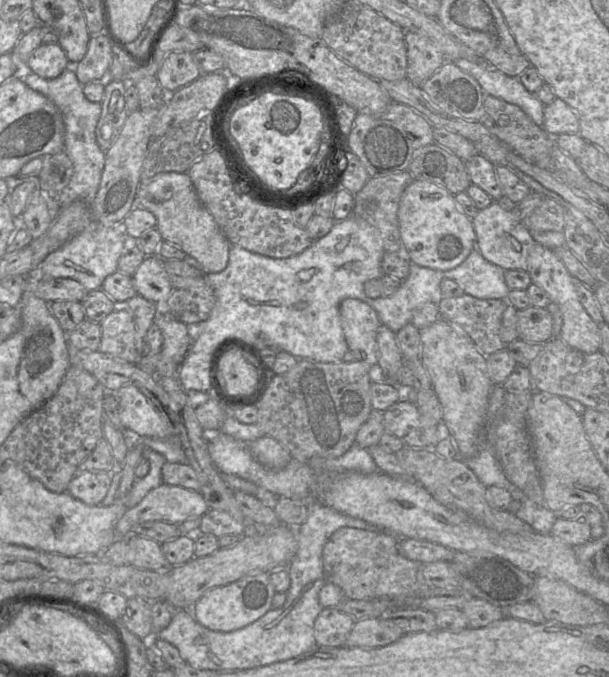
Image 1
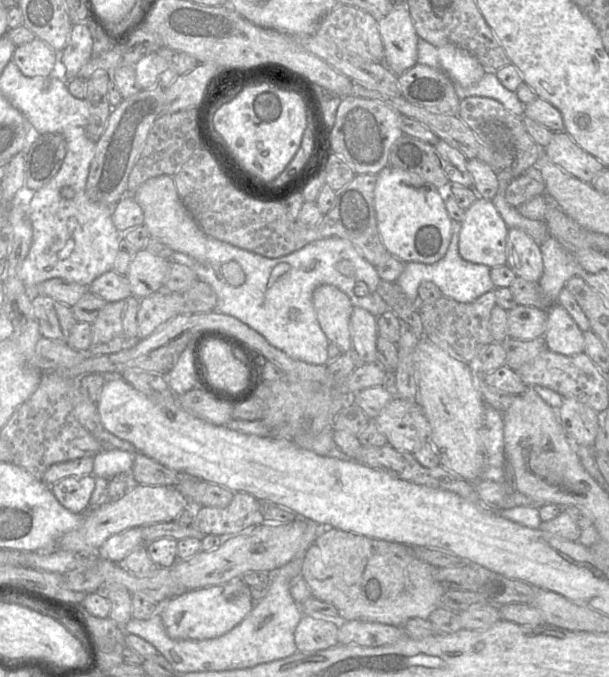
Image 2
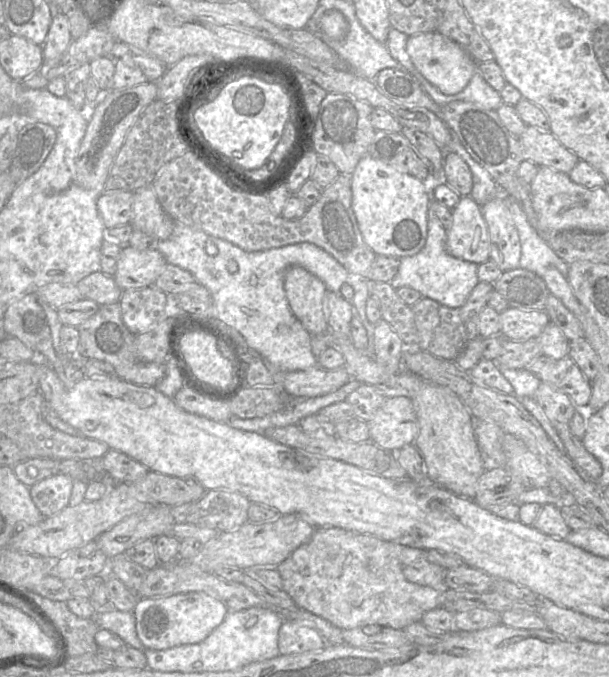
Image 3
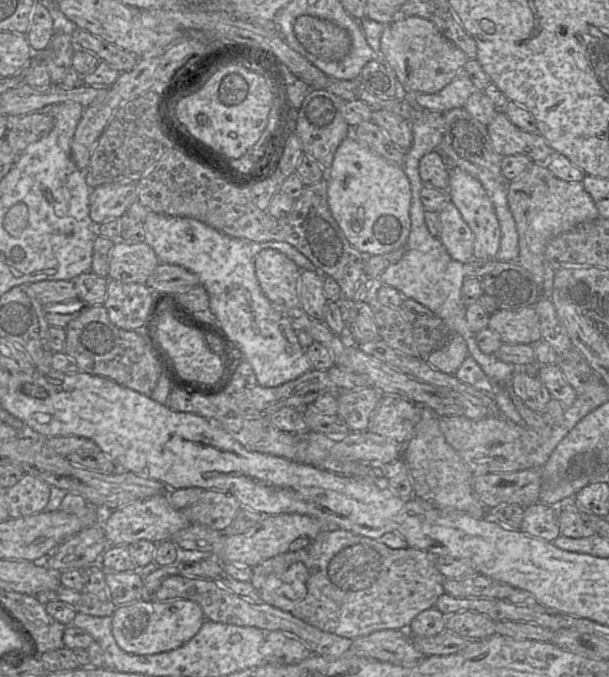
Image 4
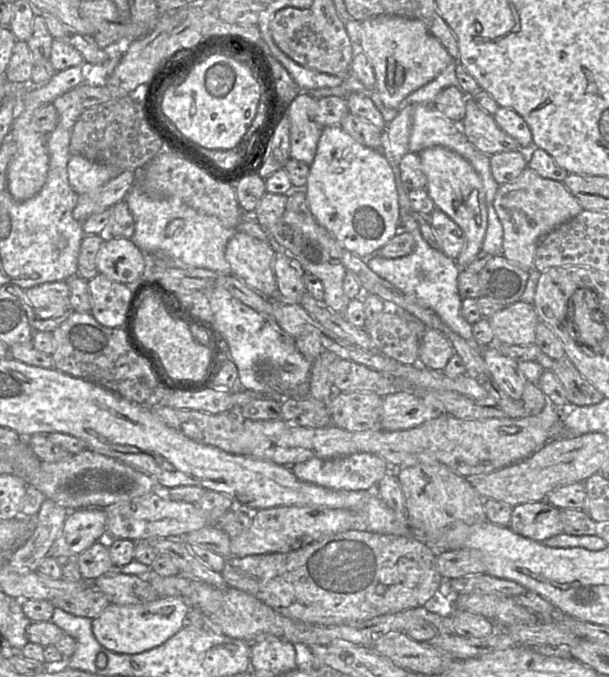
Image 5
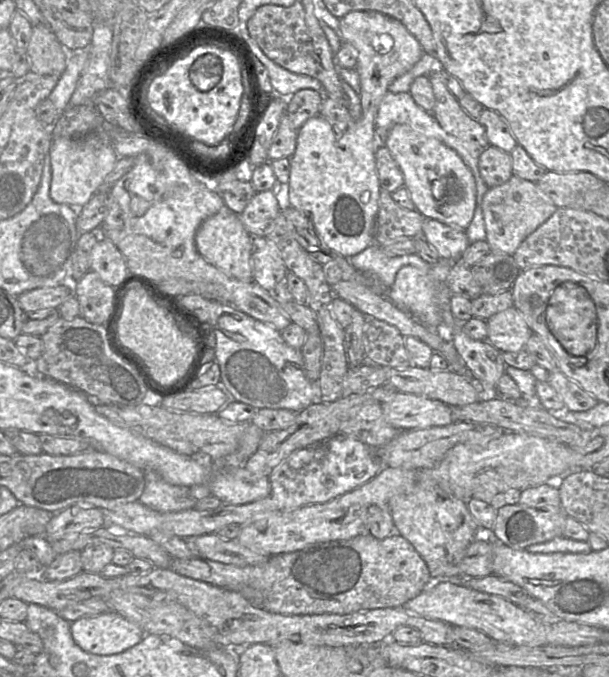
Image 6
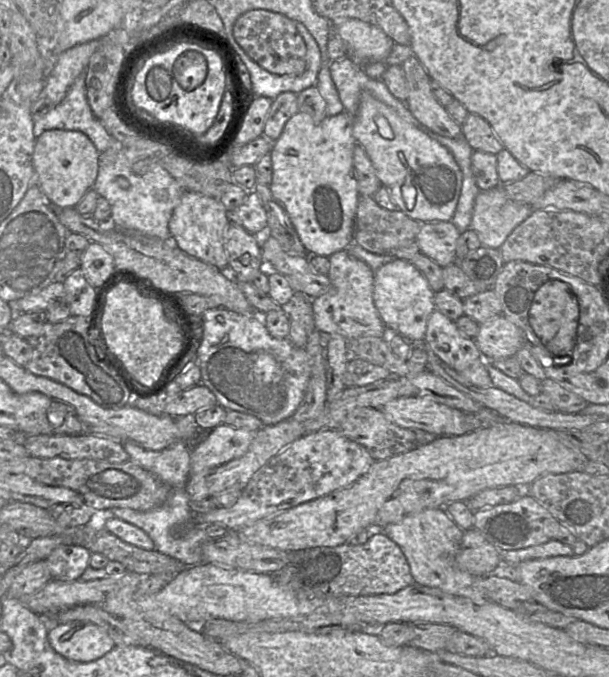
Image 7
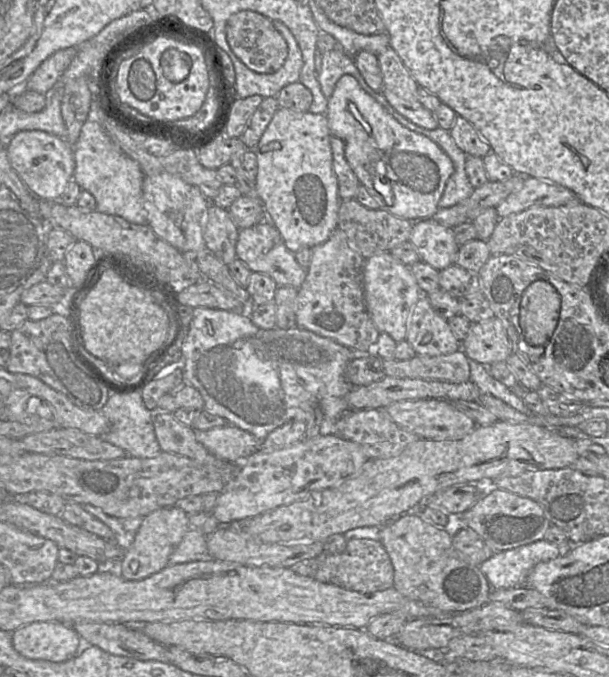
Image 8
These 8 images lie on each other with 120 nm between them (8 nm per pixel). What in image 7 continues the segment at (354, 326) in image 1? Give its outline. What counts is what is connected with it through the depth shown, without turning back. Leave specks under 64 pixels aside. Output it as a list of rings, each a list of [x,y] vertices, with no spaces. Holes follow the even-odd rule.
[[[186,191],[170,218],[168,224],[170,239],[175,246],[189,256],[218,269],[225,269],[228,261],[224,249],[224,231],[229,222],[229,212],[218,199]]]

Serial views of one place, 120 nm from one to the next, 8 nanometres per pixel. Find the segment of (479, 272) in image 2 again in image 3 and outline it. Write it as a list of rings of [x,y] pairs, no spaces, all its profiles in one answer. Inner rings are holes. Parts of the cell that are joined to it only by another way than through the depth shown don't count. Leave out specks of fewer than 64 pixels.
[[[429,209],[427,240],[424,247],[417,254],[400,259],[398,271],[390,284],[395,289],[415,289],[424,298],[430,298],[449,308],[464,305],[474,287],[480,282],[477,276],[478,265],[450,255],[446,249],[446,237],[447,231]]]

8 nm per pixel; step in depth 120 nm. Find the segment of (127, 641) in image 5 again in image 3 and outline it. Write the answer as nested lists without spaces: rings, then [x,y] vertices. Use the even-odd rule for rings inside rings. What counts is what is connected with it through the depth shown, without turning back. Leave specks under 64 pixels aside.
[[[204,592],[139,598],[131,612],[143,649],[157,651],[202,642],[223,622],[228,613],[220,600]]]

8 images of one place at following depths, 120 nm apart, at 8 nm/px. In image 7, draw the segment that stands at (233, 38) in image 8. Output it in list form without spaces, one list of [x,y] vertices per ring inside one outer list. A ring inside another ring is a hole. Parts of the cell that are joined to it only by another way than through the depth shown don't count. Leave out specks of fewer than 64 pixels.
[[[265,9],[242,14],[233,26],[233,36],[248,56],[262,68],[277,75],[301,75],[307,68],[306,44],[296,28],[296,21]]]

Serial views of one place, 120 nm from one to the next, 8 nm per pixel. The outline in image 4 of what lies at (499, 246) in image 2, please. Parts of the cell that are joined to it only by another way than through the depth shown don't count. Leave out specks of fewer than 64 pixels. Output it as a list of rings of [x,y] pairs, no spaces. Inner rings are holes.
[[[450,201],[439,212],[440,241],[452,259],[463,264],[473,259],[474,235],[457,207]]]

